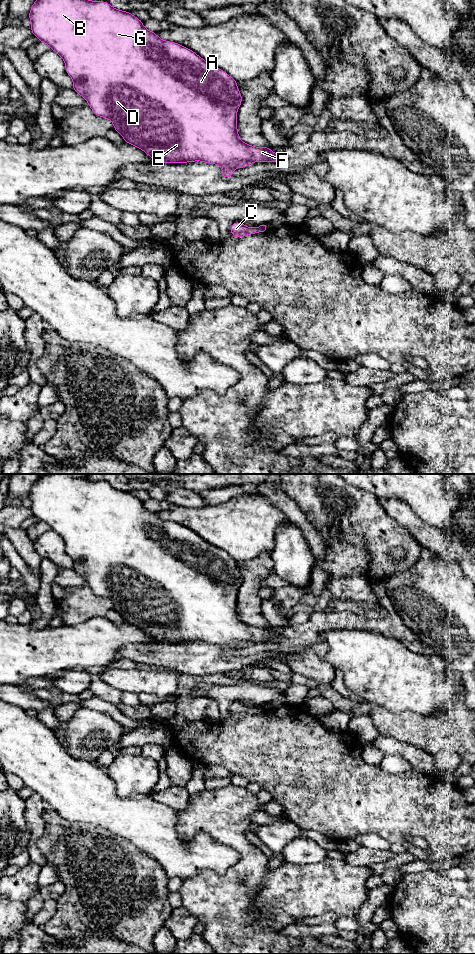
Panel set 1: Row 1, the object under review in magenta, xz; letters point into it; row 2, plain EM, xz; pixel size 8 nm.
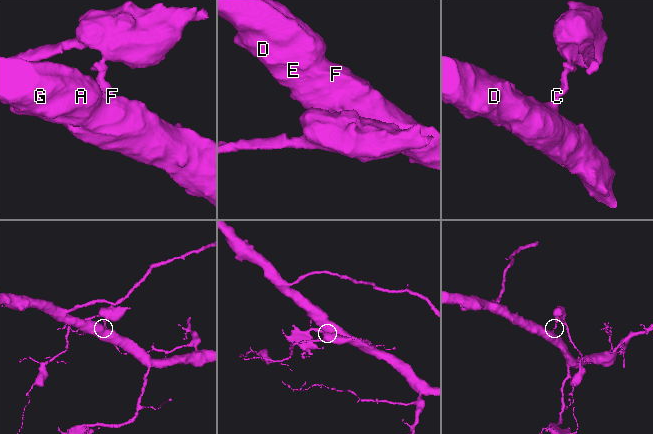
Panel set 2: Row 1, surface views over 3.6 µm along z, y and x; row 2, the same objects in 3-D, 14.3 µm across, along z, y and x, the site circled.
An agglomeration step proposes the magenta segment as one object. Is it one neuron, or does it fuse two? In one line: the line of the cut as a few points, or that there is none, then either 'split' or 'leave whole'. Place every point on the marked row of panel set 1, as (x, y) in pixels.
cut in xz along (258, 227), (262, 231); split

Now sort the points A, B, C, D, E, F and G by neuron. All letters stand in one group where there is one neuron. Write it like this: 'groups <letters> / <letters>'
groups A B D E F G / C

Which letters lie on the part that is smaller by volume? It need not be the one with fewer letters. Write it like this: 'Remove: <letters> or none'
Remove: C

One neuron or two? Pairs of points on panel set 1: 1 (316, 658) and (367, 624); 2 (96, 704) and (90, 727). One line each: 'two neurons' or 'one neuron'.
1: two neurons
2: two neurons

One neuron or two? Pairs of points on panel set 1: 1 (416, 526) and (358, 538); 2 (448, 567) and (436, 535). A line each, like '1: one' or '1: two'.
1: two
2: two

